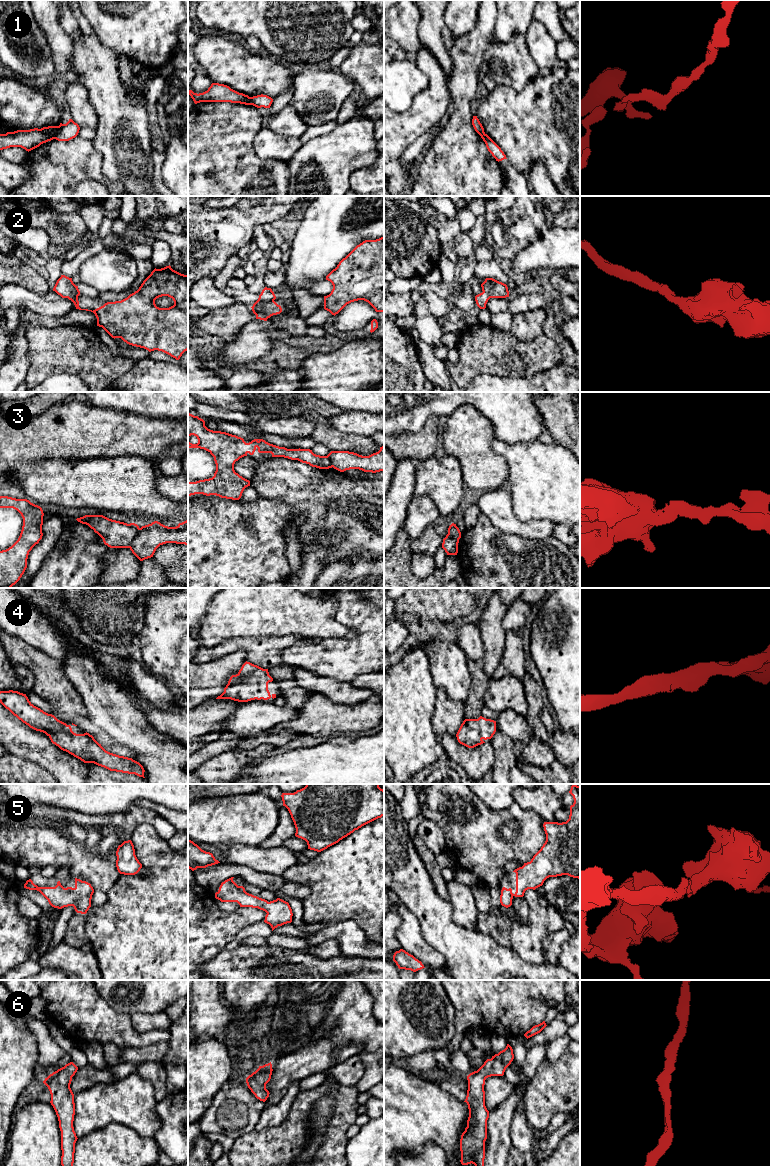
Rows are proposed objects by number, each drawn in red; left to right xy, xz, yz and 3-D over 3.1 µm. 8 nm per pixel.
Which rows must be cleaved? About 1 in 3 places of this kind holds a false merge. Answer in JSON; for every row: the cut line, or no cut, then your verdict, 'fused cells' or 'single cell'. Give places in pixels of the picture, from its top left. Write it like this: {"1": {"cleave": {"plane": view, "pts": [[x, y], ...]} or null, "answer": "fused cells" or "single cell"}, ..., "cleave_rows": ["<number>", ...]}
{"1": {"cleave": null, "answer": "single cell"}, "2": {"cleave": null, "answer": "single cell"}, "3": {"cleave": {"plane": "xy", "pts": [[139, 528], [128, 547]]}, "answer": "fused cells"}, "4": {"cleave": null, "answer": "single cell"}, "5": {"cleave": null, "answer": "single cell"}, "6": {"cleave": null, "answer": "single cell"}, "cleave_rows": ["3"]}

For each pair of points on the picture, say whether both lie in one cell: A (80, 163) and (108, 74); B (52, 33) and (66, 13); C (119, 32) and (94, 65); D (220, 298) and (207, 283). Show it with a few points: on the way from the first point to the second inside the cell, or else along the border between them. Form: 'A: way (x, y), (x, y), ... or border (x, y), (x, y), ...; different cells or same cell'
A: border (91, 140), (94, 147), (100, 153), (102, 161); different cells
B: border (59, 10), (59, 24), (72, 42); different cells
C: border (94, 33), (104, 45), (116, 53); different cells
D: way (216, 294), (209, 287); same cell

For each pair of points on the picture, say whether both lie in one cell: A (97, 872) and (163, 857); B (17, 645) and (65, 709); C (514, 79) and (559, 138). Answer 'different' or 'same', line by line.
A: different
B: same
C: different

